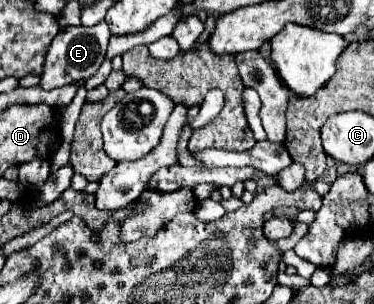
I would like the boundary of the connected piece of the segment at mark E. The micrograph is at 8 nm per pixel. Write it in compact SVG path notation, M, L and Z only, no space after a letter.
M99 22L97 26L67 26L63 28L47 54L47 64L45 64L45 72L41 76L39 86L43 90L53 90L59 86L67 86L67 84L79 84L83 80L87 80L89 76L93 76L101 62L105 60L105 50L107 50L107 42L109 42L111 34L109 34L109 26L107 22Z

